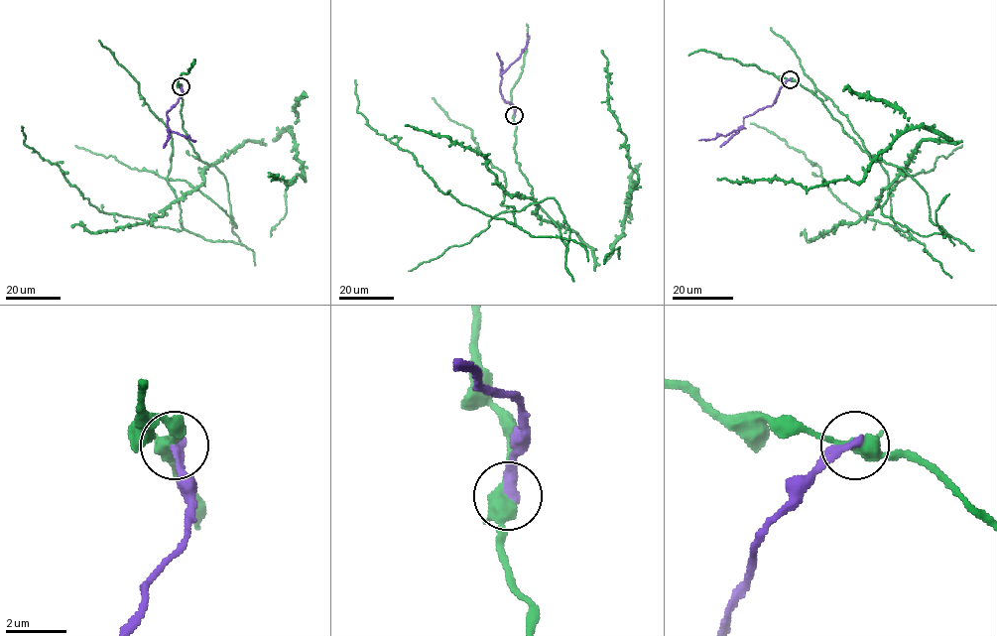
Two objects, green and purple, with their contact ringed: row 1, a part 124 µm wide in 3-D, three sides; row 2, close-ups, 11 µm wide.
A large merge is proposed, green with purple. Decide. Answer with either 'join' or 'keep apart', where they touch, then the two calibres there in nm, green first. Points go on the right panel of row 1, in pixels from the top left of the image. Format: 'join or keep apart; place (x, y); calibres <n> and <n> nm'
keep apart; place (790, 79); calibres 460 and 320 nm

